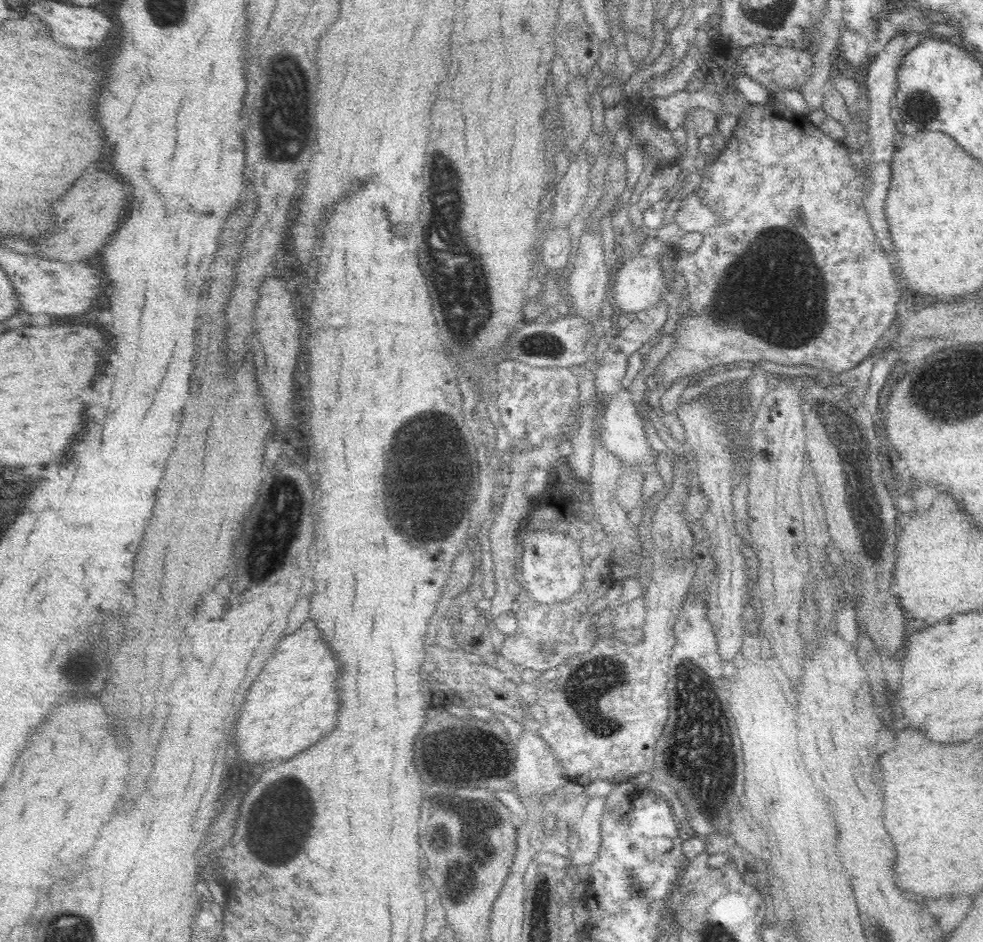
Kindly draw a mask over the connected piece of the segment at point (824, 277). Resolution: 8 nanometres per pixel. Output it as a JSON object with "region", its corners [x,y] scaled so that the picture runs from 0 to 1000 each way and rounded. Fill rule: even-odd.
{"region":[[[771,47],[761,50],[752,63],[752,68],[758,73],[757,79],[761,79],[765,85],[773,88],[784,103],[780,110],[760,110],[758,113],[756,120],[751,123],[752,131],[749,132],[748,142],[744,148],[740,148],[740,153],[736,155],[724,174],[720,175],[719,183],[707,205],[714,210],[714,215],[726,225],[728,237],[720,244],[713,246],[716,255],[708,268],[697,269],[692,264],[690,269],[688,275],[690,280],[687,280],[687,285],[692,287],[699,297],[697,313],[702,317],[702,333],[700,333],[700,338],[694,338],[689,342],[688,349],[684,355],[687,359],[686,367],[672,384],[667,386],[668,391],[661,402],[662,416],[673,418],[690,401],[714,395],[729,386],[743,387],[753,384],[753,382],[761,382],[761,384],[769,386],[772,386],[774,382],[781,382],[798,389],[820,387],[855,396],[864,394],[886,378],[893,367],[894,359],[904,352],[907,344],[913,340],[918,322],[916,306],[911,301],[911,295],[907,293],[907,280],[901,278],[899,265],[893,263],[893,253],[889,251],[883,225],[877,221],[880,210],[880,185],[864,169],[862,156],[838,143],[832,135],[824,130],[823,122],[806,118],[788,106],[788,100],[796,94],[814,98],[815,91],[826,79],[826,61],[826,53],[817,50]]]}

